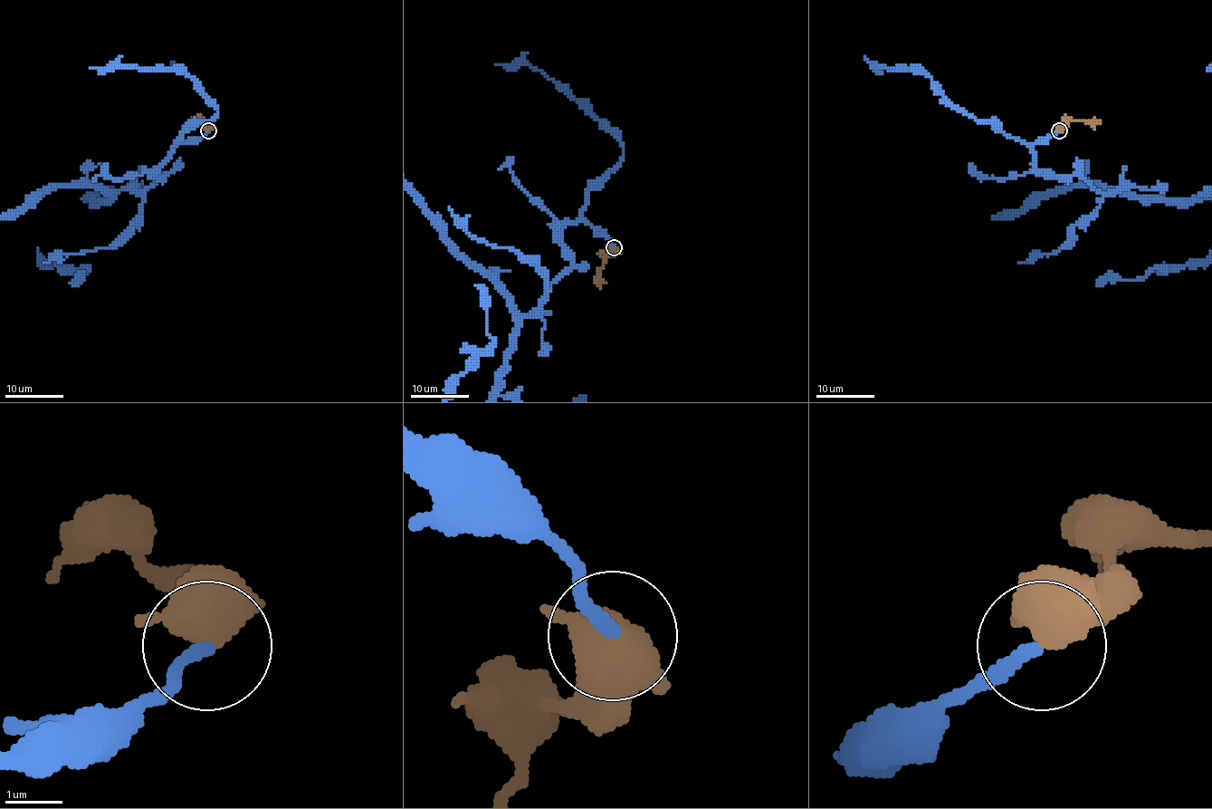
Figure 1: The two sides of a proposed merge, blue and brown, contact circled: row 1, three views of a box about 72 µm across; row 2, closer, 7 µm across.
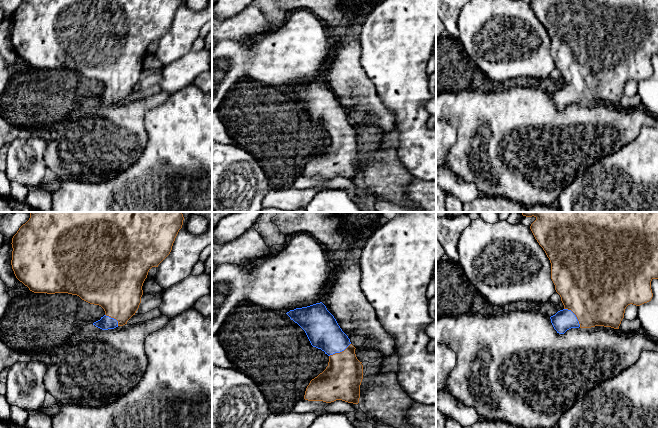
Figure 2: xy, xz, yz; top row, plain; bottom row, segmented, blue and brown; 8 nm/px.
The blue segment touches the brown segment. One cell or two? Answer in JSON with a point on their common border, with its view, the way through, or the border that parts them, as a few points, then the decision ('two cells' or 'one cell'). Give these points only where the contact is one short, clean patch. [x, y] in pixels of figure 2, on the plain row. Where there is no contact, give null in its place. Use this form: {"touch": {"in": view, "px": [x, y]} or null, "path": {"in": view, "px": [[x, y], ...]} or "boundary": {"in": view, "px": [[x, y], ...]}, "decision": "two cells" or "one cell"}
{"touch": {"in": "yz", "px": [575, 91]}, "path": {"in": "yz", "px": [[563, 96], [575, 91], [595, 67]]}, "decision": "one cell"}

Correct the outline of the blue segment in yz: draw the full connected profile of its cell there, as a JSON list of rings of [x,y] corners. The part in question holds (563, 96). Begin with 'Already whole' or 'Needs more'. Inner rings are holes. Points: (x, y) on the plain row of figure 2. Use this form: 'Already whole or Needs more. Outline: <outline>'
Needs more. Outline: [[[531,0],[530,5],[545,27],[551,39],[551,55],[556,68],[560,71],[564,85],[551,92],[551,99],[559,110],[564,110],[571,104],[591,104],[595,102],[619,105],[624,94],[625,85],[633,80],[640,82],[651,77],[653,73],[651,57],[658,55],[658,0]]]

